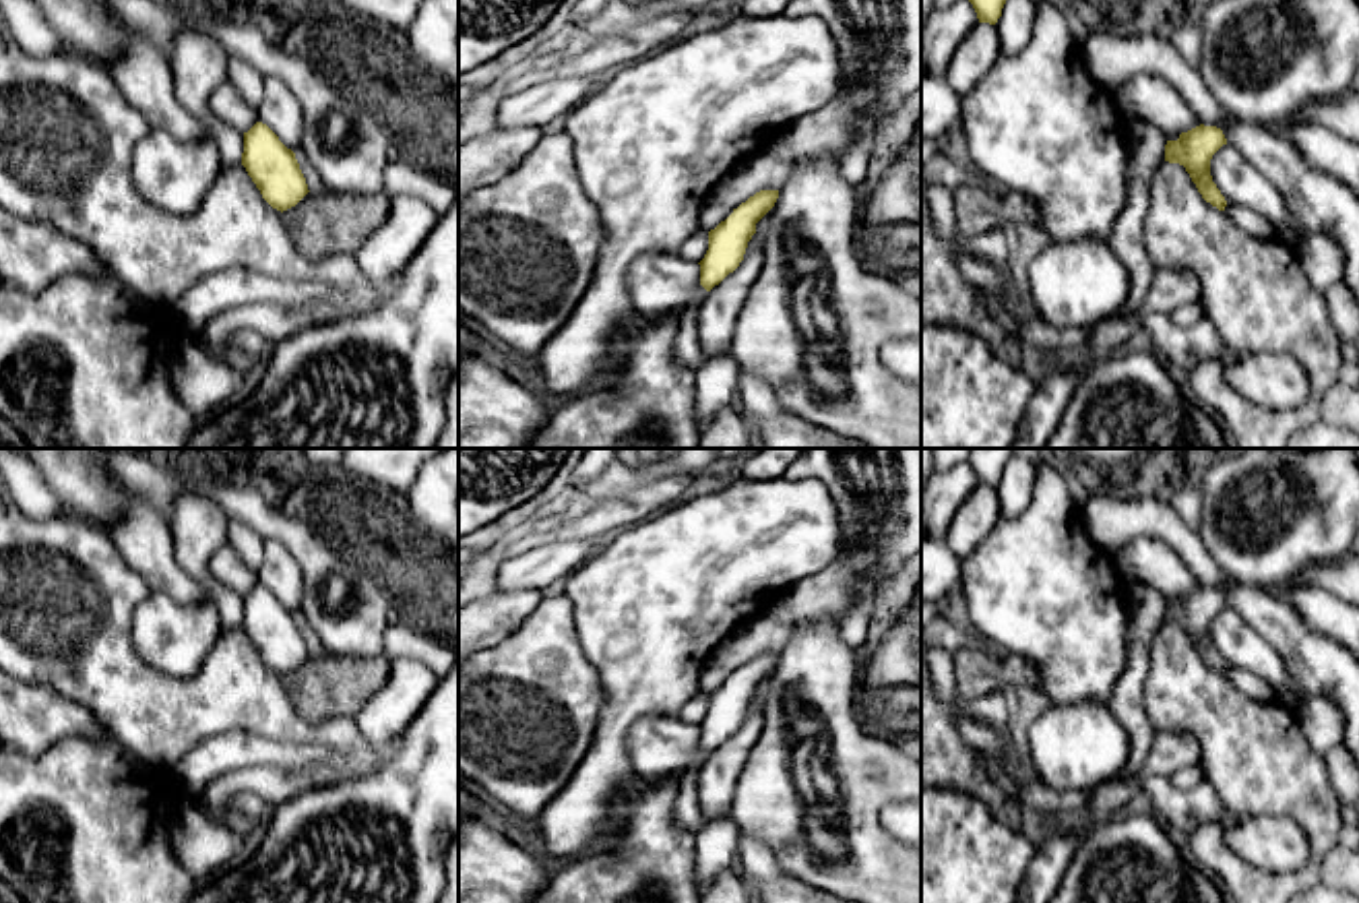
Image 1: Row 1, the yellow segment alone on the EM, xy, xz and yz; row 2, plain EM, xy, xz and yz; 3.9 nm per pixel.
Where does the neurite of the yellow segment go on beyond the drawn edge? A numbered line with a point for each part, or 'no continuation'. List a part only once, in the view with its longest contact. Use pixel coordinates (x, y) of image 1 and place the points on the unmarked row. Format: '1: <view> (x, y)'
no continuation

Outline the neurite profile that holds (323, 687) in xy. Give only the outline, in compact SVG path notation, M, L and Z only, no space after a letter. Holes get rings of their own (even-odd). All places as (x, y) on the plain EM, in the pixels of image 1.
M308 655L283 674L283 686L297 711L310 721L355 717L386 684L390 657Z

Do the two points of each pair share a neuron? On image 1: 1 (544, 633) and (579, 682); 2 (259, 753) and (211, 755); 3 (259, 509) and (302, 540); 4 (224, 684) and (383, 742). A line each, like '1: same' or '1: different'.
1: same
2: same
3: same
4: different

